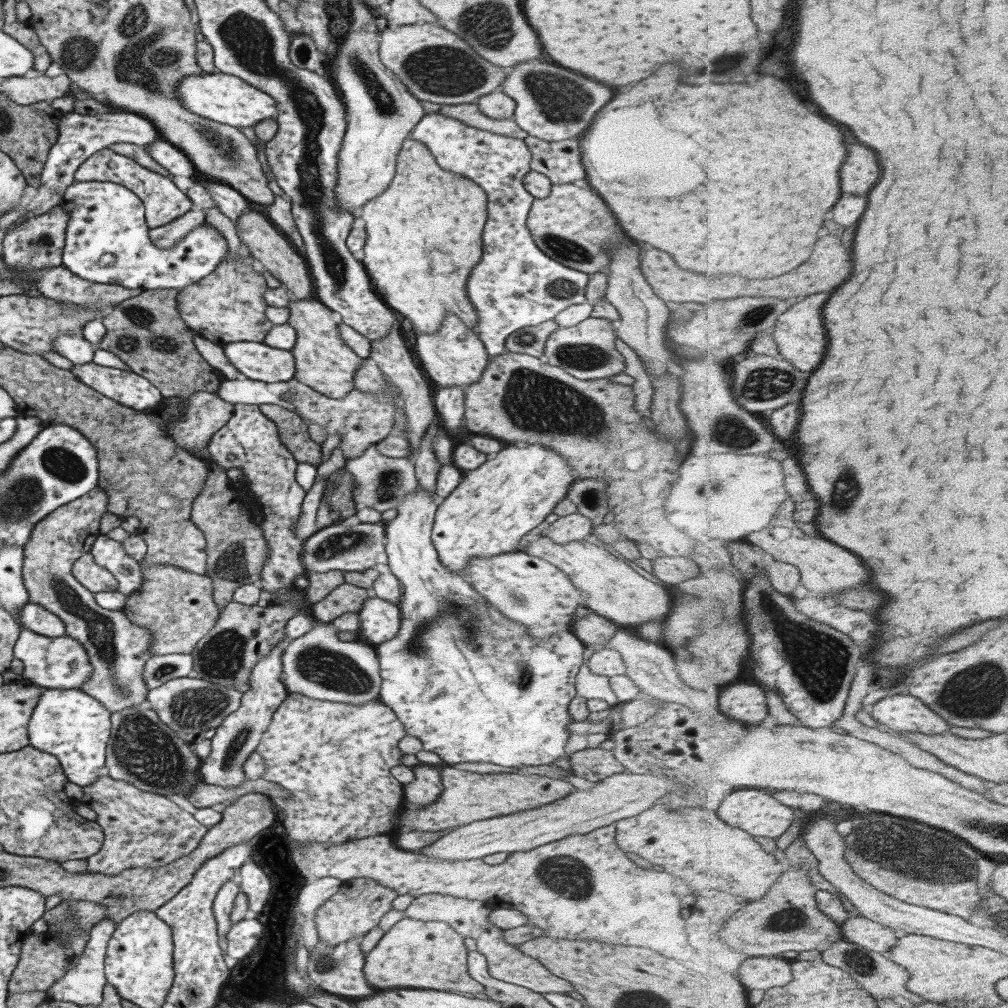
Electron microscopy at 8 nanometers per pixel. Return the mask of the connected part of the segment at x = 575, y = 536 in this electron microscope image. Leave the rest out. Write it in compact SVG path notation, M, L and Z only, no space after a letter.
M576 511L558 518L542 534L556 541L556 544L568 544L586 540L592 533L592 528L592 520Z

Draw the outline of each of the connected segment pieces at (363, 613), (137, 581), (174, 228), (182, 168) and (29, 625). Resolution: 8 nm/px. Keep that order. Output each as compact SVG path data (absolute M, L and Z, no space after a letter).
M370 594L360 609L359 620L362 632L372 646L392 640L399 631L401 611L399 606Z
M100 535L92 545L90 554L98 566L106 568L118 581L120 594L132 594L141 588L143 577L140 562L124 552L122 543L108 535Z
M191 209L184 216L180 216L164 226L149 229L149 236L158 248L172 248L195 228L206 224L204 218L203 211Z
M159 139L144 148L160 166L168 169L170 174L174 174L174 176L194 176L196 174L193 162L174 145Z
M26 603L18 610L20 625L30 632L44 635L48 638L58 638L66 635L65 625L62 620L48 612L44 606Z

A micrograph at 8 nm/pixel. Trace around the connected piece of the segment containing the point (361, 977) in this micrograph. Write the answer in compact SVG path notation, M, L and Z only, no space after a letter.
M360 938L350 939L334 946L327 945L324 941L318 940L315 947L310 951L310 960L308 960L306 972L326 992L347 996L357 1001L378 992L378 990L368 984L363 971L364 965L365 954L361 947Z

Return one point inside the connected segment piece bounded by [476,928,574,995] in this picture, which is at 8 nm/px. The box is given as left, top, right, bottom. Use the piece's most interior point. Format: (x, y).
(506, 962)

